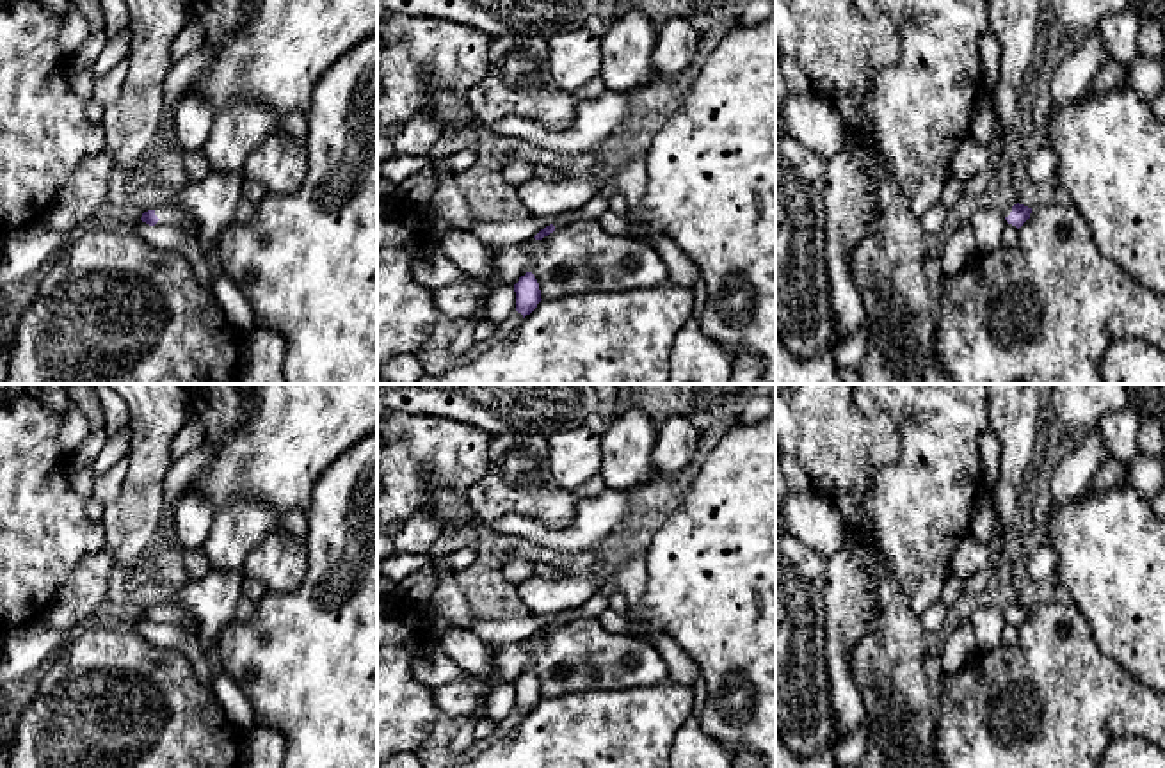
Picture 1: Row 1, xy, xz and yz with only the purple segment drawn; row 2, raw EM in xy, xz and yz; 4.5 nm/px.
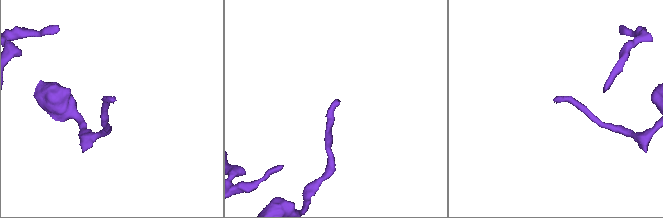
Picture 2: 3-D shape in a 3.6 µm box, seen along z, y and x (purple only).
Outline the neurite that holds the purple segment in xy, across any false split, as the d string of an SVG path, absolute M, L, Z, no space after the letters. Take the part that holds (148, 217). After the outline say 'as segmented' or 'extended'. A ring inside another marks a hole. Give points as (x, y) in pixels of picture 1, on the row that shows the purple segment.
M160 206L155 210L148 210L142 213L141 220L149 226L165 226L165 224L180 226L190 229L192 235L196 236L199 233L199 224L194 219L194 215L189 213L187 210L174 208L174 206Z | extended

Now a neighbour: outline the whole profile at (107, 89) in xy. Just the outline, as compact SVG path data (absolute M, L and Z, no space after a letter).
M128 59L117 62L107 75L94 78L92 98L103 107L112 107L123 92L126 75L130 71Z

